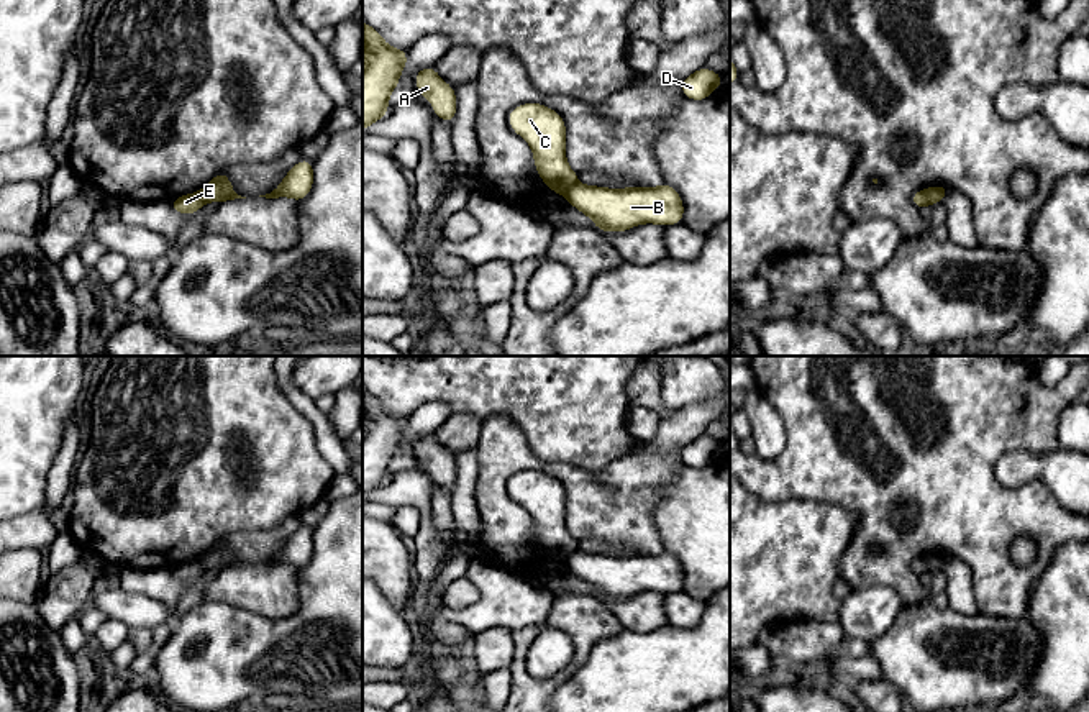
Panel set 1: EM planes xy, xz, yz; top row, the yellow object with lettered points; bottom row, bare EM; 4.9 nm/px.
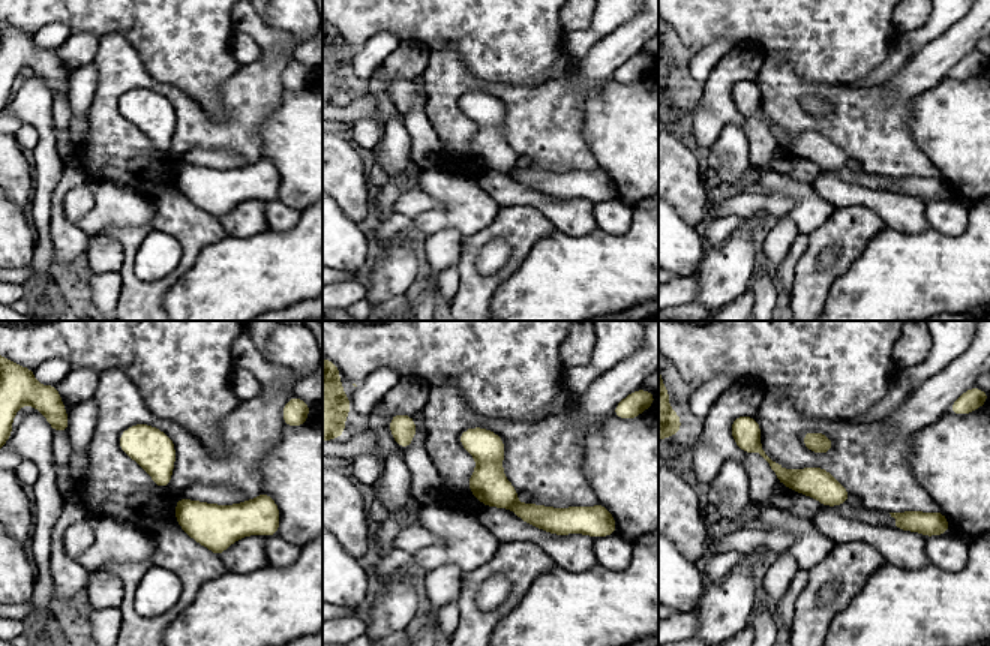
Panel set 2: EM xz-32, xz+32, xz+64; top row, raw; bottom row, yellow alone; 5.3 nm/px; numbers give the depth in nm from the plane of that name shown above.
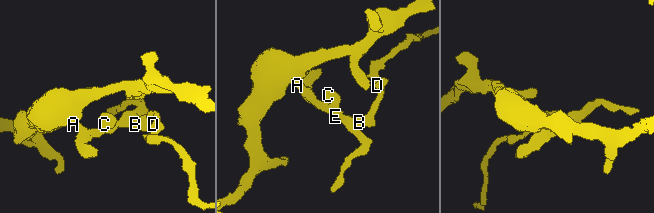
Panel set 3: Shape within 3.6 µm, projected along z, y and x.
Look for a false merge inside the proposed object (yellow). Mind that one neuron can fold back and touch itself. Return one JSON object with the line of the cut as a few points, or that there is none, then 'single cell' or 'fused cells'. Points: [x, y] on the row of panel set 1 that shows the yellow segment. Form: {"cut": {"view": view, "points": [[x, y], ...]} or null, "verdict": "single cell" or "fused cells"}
{"cut": {"view": "xz", "points": [[576, 182], [565, 194]]}, "verdict": "fused cells"}

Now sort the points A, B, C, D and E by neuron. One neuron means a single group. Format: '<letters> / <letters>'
A C E / B D

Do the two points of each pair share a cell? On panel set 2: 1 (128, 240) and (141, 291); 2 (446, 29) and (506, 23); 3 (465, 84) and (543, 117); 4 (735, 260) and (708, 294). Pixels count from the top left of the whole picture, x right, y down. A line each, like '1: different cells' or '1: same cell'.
1: same cell
2: same cell
3: same cell
4: same cell

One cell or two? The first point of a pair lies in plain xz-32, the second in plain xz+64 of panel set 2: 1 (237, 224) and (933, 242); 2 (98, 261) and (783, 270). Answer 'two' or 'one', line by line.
1: two
2: two

